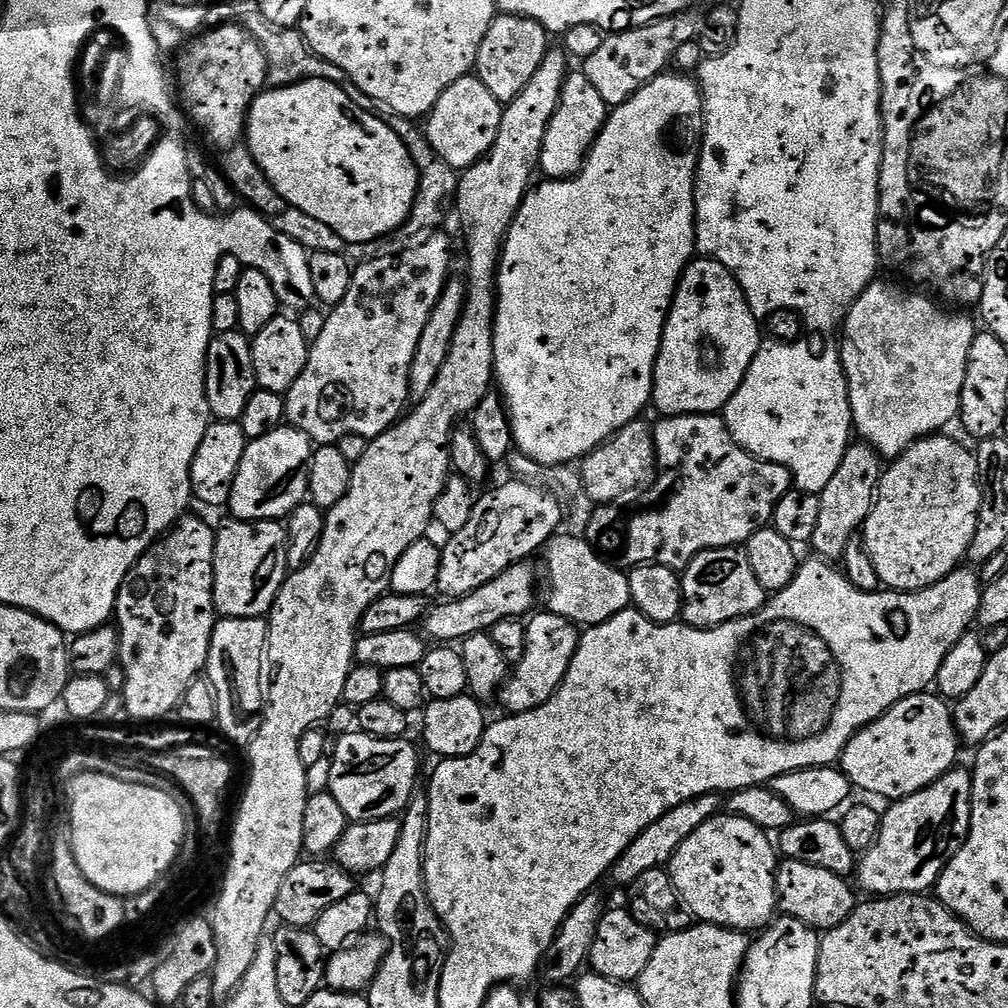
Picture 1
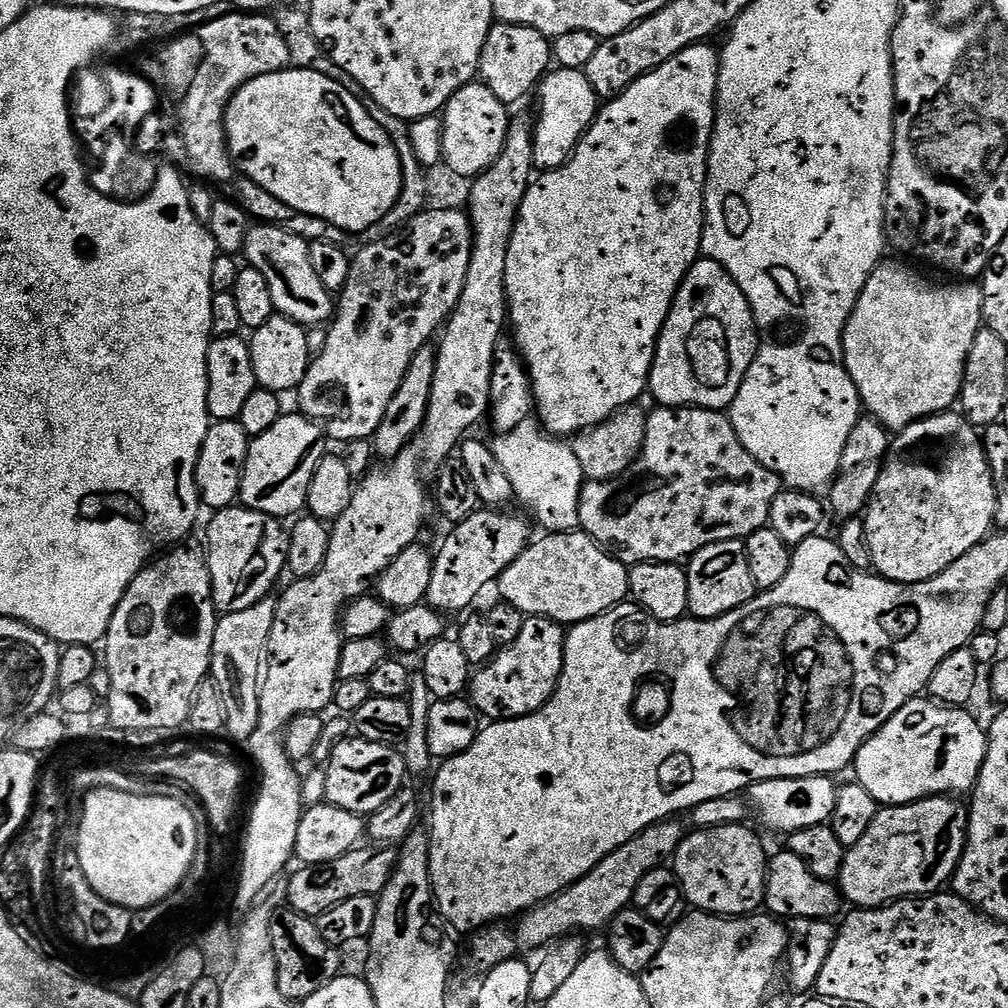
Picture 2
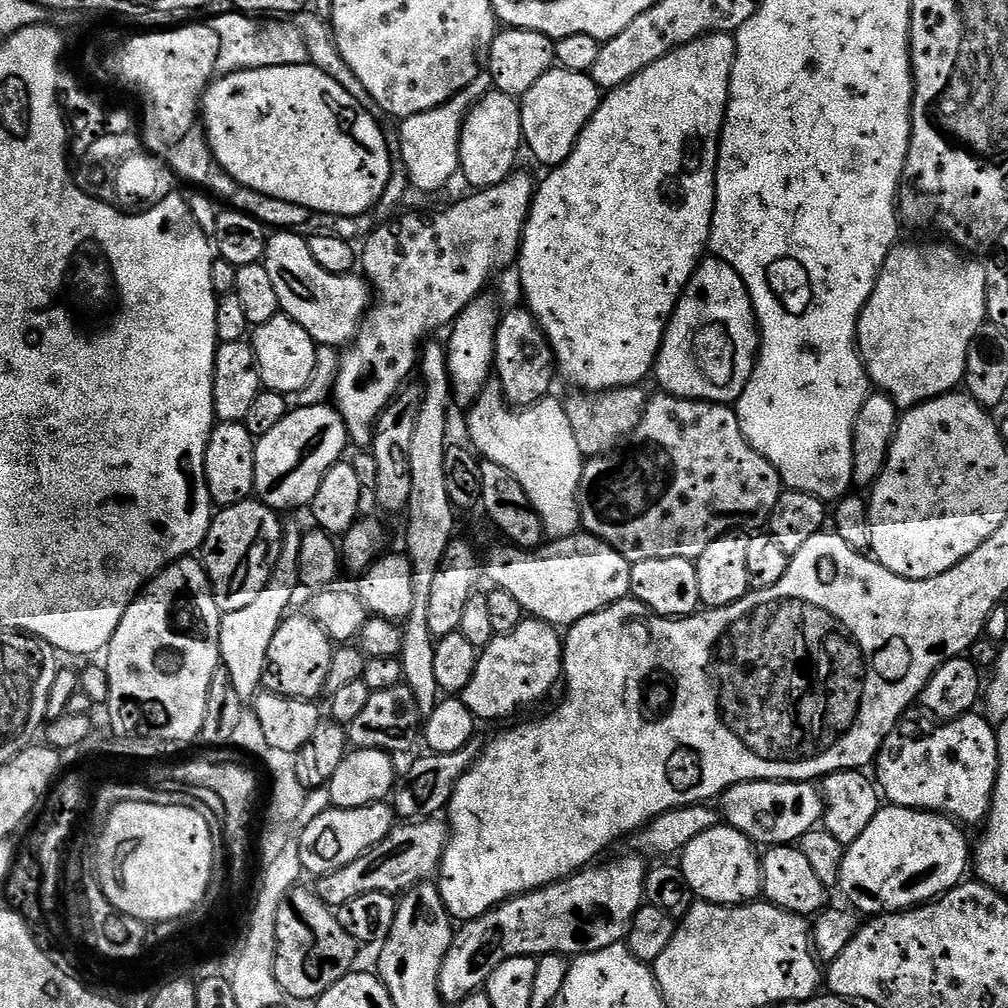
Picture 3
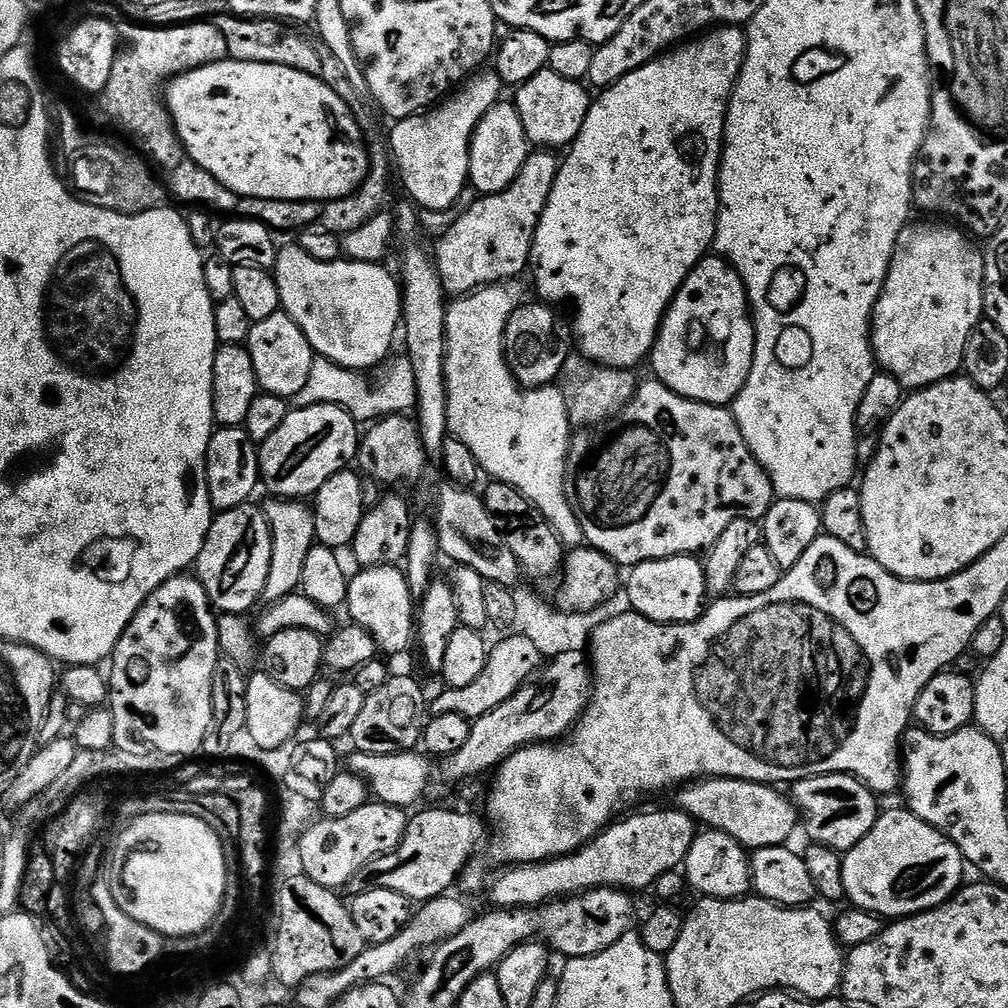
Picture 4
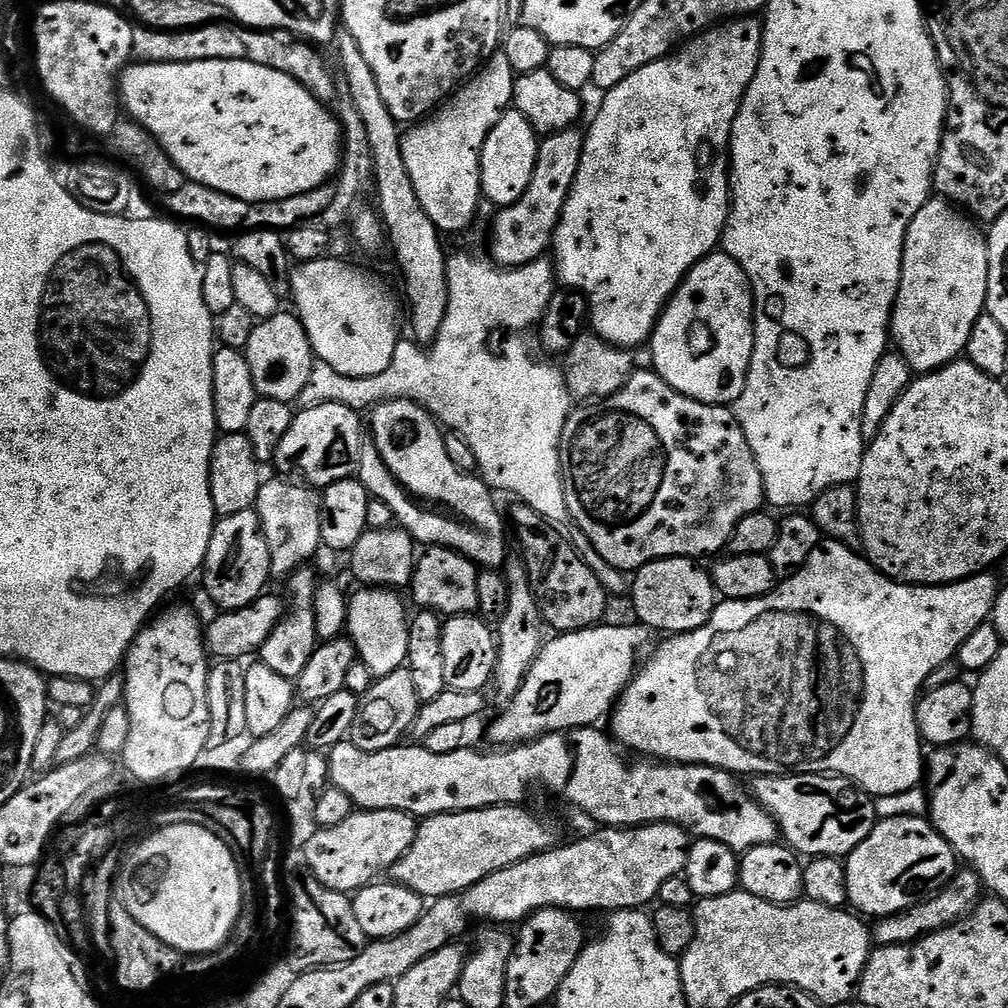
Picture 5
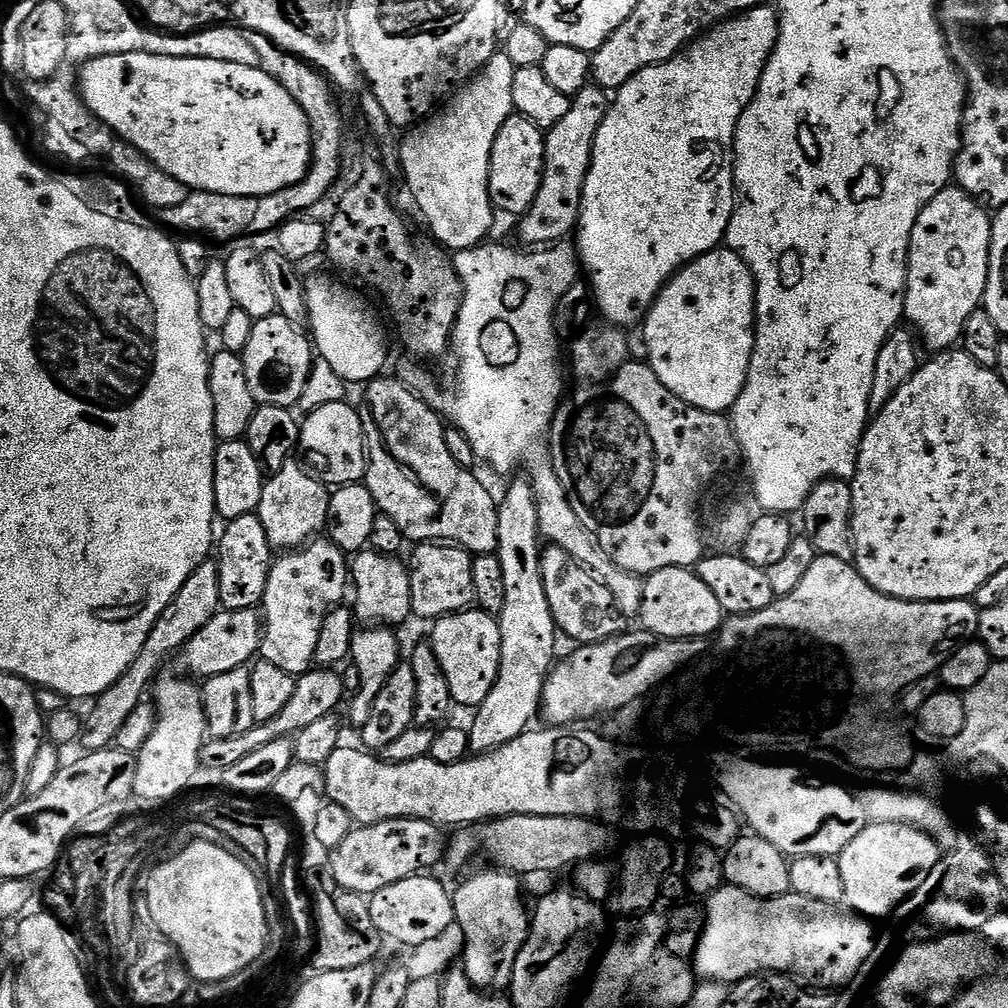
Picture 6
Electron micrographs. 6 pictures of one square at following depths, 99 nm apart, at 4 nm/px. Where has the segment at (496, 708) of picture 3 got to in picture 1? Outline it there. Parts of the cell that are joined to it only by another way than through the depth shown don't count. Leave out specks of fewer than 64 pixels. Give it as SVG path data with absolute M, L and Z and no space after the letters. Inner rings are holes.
M540 611L527 621L526 650L522 658L515 661L508 682L501 688L498 697L499 703L504 703L508 707L507 711L512 714L529 712L550 702L552 695L563 684L570 670L570 662L580 645L582 632L577 625L553 612Z

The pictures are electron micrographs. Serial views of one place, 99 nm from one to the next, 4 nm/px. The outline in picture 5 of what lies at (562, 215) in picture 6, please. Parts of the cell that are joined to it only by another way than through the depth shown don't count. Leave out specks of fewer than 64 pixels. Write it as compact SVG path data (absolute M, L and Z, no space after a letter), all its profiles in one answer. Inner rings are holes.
M573 126L545 135L540 142L538 158L534 166L534 178L526 186L526 194L517 204L499 209L492 224L491 259L501 268L517 268L541 259L552 247L552 235L560 221L566 198L574 186L578 174L578 162L582 158L584 132Z

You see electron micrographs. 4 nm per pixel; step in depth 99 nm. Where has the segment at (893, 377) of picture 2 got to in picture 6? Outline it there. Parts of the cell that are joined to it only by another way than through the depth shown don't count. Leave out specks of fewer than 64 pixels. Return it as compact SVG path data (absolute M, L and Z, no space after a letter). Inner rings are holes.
M959 186L943 188L918 214L910 234L908 288L904 316L921 332L922 344L939 354L961 339L966 318L984 303L988 281L992 216L989 209Z

